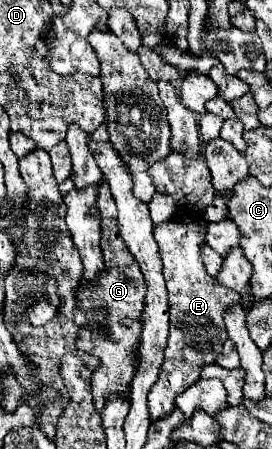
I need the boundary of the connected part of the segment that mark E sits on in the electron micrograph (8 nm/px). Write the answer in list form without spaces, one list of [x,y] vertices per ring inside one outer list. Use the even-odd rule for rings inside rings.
[[[191,219],[189,221],[170,220],[155,227],[155,241],[159,245],[159,253],[161,253],[161,261],[163,261],[163,275],[167,281],[167,291],[169,291],[169,339],[167,339],[167,347],[165,347],[165,361],[161,365],[161,373],[157,383],[151,387],[149,391],[149,413],[151,413],[151,421],[159,419],[159,415],[167,415],[167,411],[171,411],[171,407],[175,405],[175,397],[179,393],[183,393],[191,383],[195,383],[201,375],[201,369],[209,363],[215,363],[223,343],[227,341],[227,329],[223,327],[223,311],[227,309],[229,303],[239,303],[241,295],[237,291],[231,291],[227,287],[223,287],[216,277],[209,277],[205,267],[203,267],[203,259],[201,259],[201,249],[205,245],[205,229],[207,229],[207,221],[203,219]]]

